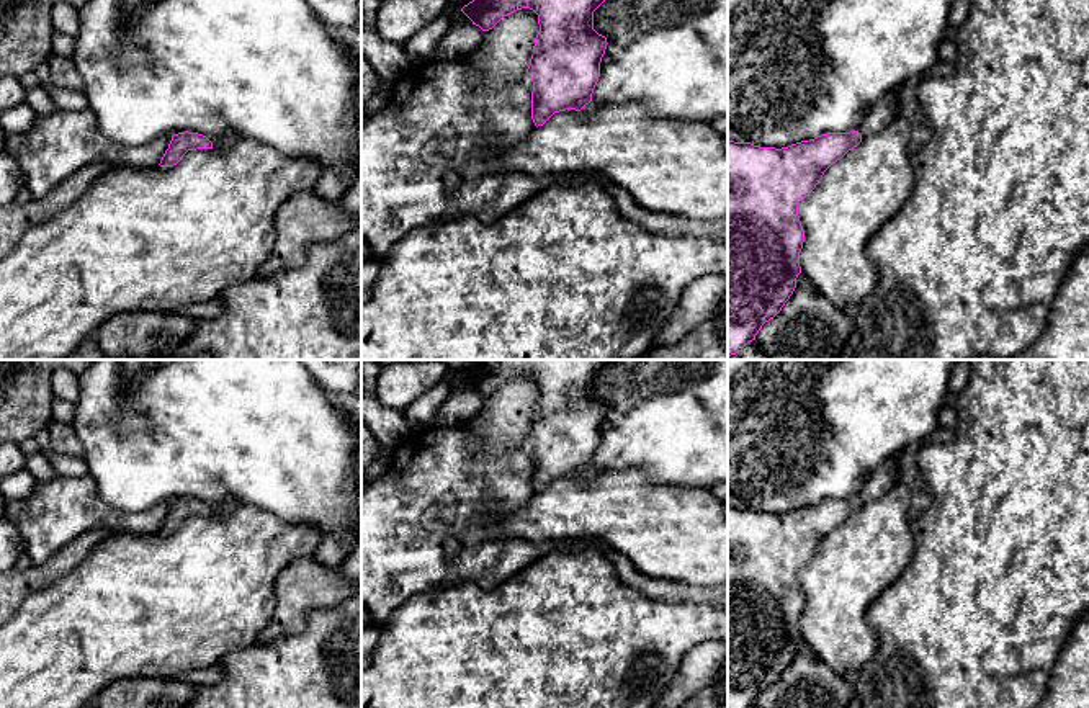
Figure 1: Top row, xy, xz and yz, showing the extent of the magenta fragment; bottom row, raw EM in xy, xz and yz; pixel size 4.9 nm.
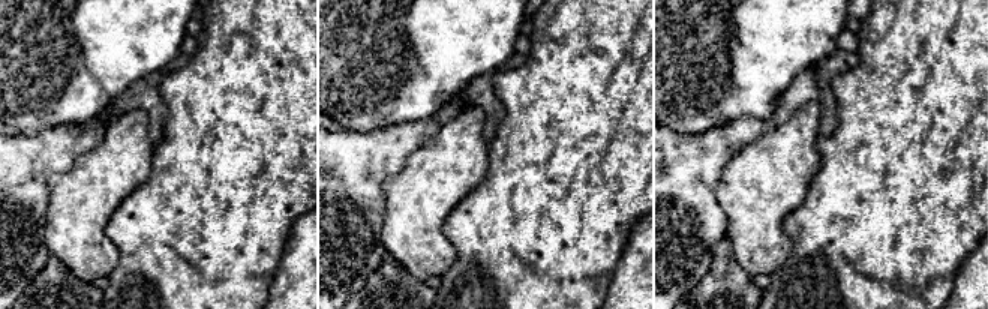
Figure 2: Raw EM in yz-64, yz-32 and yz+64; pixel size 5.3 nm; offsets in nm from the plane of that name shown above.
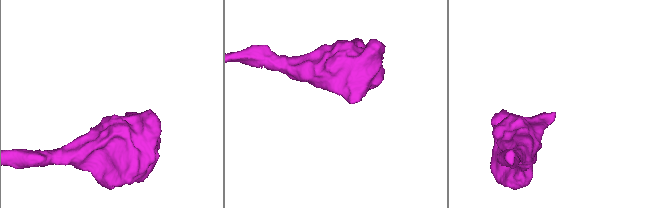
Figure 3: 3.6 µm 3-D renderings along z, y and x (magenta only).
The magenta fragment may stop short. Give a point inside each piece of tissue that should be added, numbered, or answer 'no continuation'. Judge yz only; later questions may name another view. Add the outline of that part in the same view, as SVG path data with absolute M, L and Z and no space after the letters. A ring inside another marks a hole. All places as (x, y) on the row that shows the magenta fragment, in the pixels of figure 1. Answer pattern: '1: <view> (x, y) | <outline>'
1: yz (887, 108) | M890 92L883 100L875 103L875 106L867 113L863 123L860 124L860 134L878 132L890 119L893 119L899 111L896 92Z

